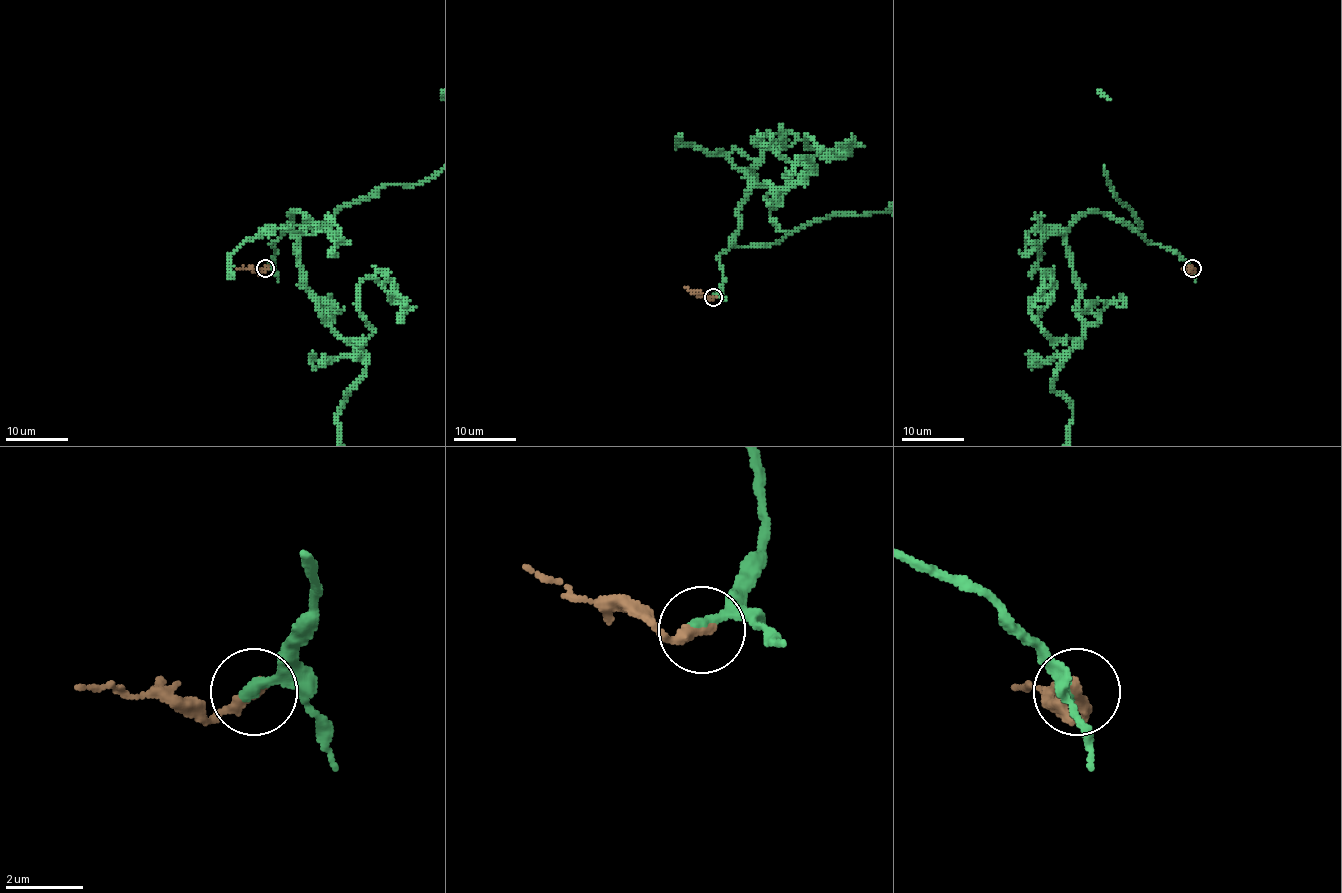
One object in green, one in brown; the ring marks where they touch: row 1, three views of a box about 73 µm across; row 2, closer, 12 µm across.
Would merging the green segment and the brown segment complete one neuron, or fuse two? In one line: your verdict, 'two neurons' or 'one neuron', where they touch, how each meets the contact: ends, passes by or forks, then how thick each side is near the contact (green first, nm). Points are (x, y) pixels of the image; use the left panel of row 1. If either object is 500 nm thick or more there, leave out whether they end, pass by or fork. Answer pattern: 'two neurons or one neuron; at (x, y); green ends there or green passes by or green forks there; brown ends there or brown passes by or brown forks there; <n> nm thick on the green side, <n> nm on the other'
one neuron; at (265, 268); green ends there; brown ends there; 300 nm thick on the green side, 320 nm on the other

